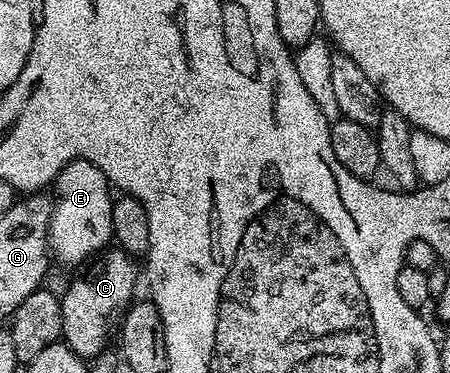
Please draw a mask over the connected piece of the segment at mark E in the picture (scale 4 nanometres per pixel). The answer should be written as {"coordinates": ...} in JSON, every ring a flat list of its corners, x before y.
{"coordinates":[[70,161,55,178,54,189,47,248,50,256,54,260,56,257,61,264,82,266,112,244,113,186,100,169,93,167,93,163]]}

